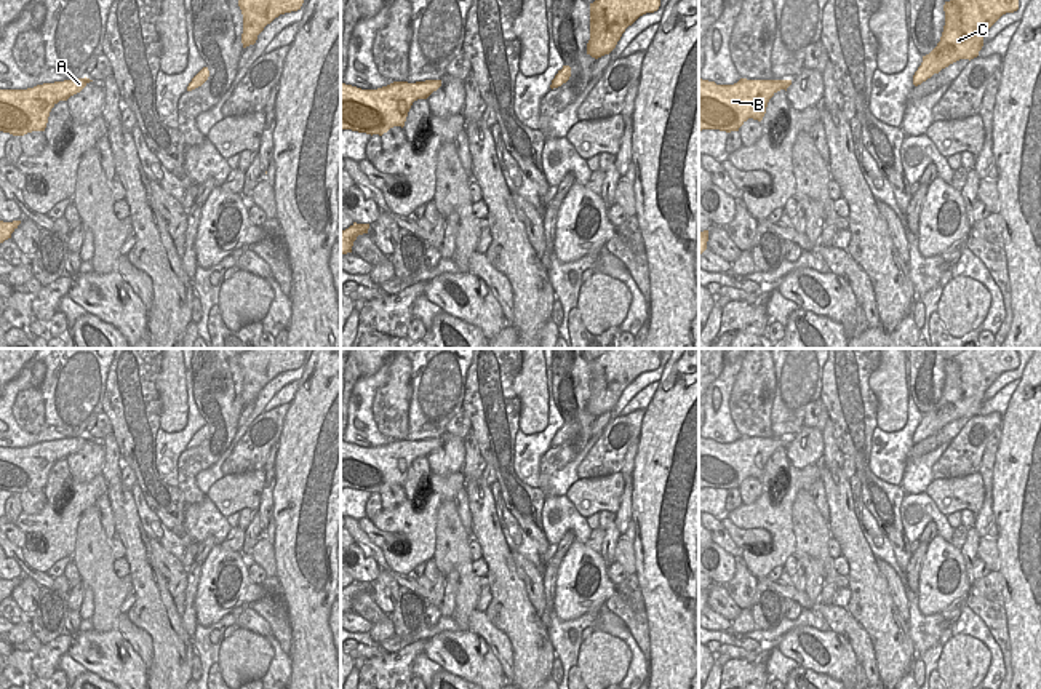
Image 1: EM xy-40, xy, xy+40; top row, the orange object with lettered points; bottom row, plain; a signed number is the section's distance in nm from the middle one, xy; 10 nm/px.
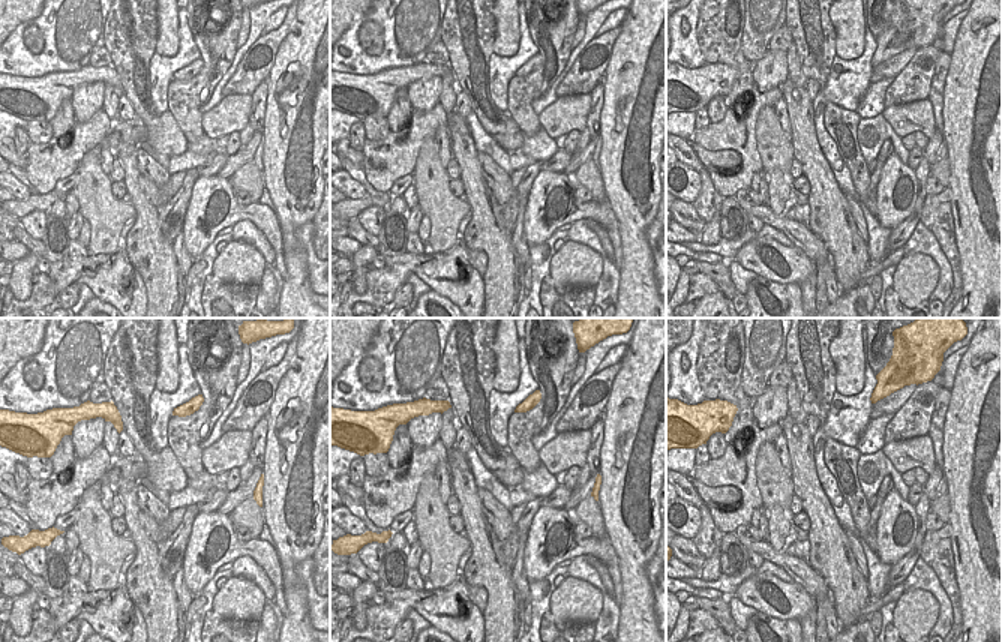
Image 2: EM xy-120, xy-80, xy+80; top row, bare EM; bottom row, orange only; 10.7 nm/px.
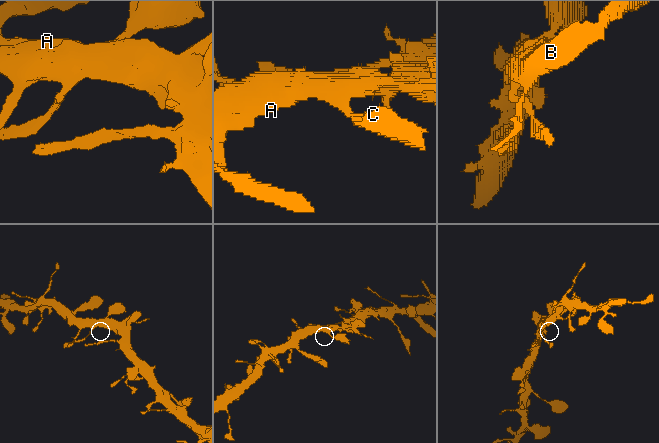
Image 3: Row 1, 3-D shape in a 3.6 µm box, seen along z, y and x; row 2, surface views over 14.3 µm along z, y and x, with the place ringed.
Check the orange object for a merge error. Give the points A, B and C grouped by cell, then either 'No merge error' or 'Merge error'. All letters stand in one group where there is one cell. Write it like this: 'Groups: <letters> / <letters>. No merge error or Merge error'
Groups: A B C. No merge error.

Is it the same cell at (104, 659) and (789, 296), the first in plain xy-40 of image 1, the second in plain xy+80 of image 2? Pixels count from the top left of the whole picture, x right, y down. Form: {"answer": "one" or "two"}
{"answer": "two"}

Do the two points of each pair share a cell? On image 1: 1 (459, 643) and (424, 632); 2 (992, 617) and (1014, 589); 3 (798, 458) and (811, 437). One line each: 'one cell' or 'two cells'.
1: two cells
2: two cells
3: one cell

